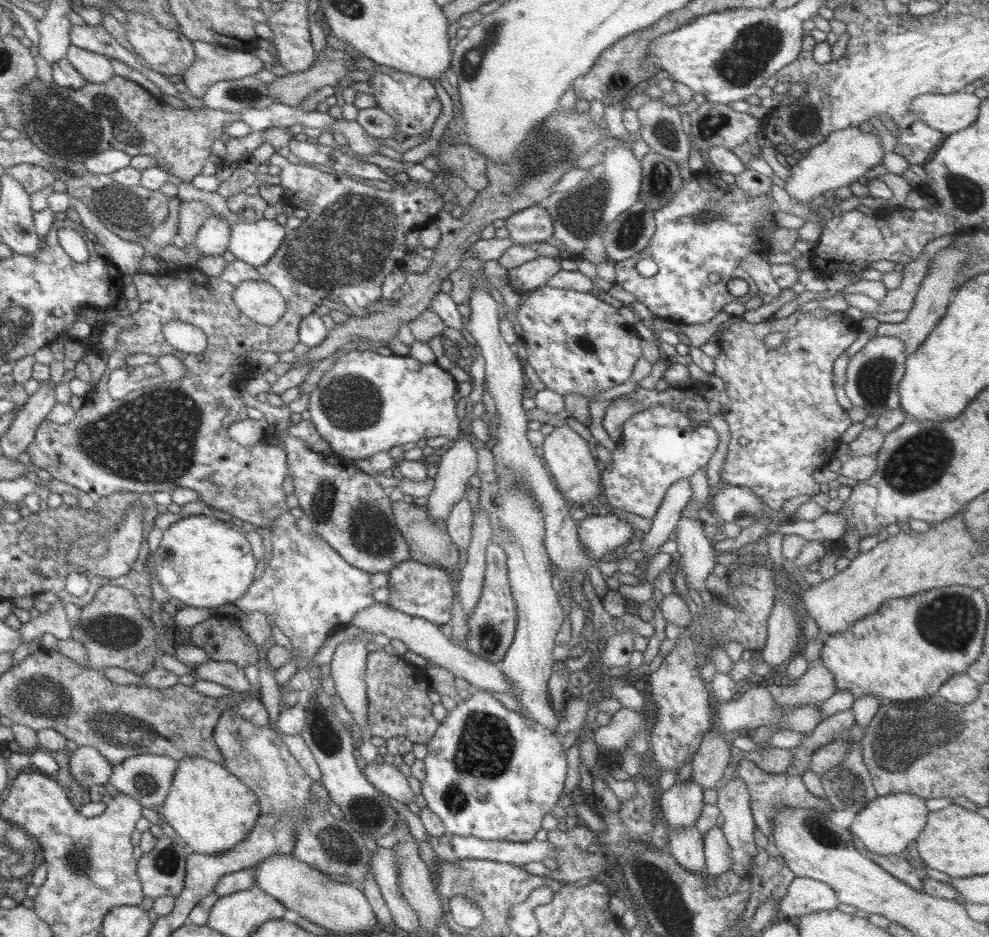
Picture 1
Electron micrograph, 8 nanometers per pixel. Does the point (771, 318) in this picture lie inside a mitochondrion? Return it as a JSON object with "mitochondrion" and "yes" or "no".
{"mitochondrion":"no"}

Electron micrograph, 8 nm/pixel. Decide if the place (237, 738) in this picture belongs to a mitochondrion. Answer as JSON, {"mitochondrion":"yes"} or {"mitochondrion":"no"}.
{"mitochondrion":"yes"}

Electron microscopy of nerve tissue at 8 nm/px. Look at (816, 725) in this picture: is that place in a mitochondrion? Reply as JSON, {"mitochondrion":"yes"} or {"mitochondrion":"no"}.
{"mitochondrion":"no"}

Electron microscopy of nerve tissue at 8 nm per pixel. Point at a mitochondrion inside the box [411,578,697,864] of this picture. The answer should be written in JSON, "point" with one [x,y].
{"point":[486,747]}

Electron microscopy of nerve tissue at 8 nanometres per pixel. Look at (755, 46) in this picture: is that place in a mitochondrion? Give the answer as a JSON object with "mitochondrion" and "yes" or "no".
{"mitochondrion":"yes"}

